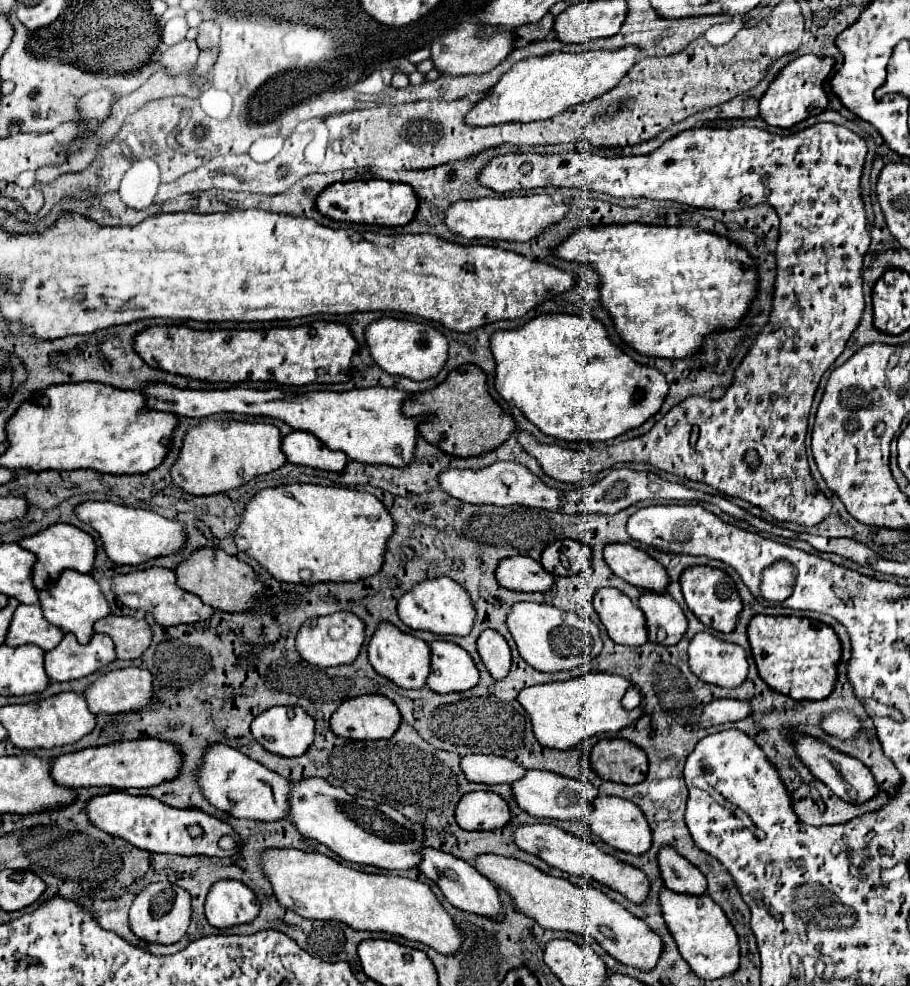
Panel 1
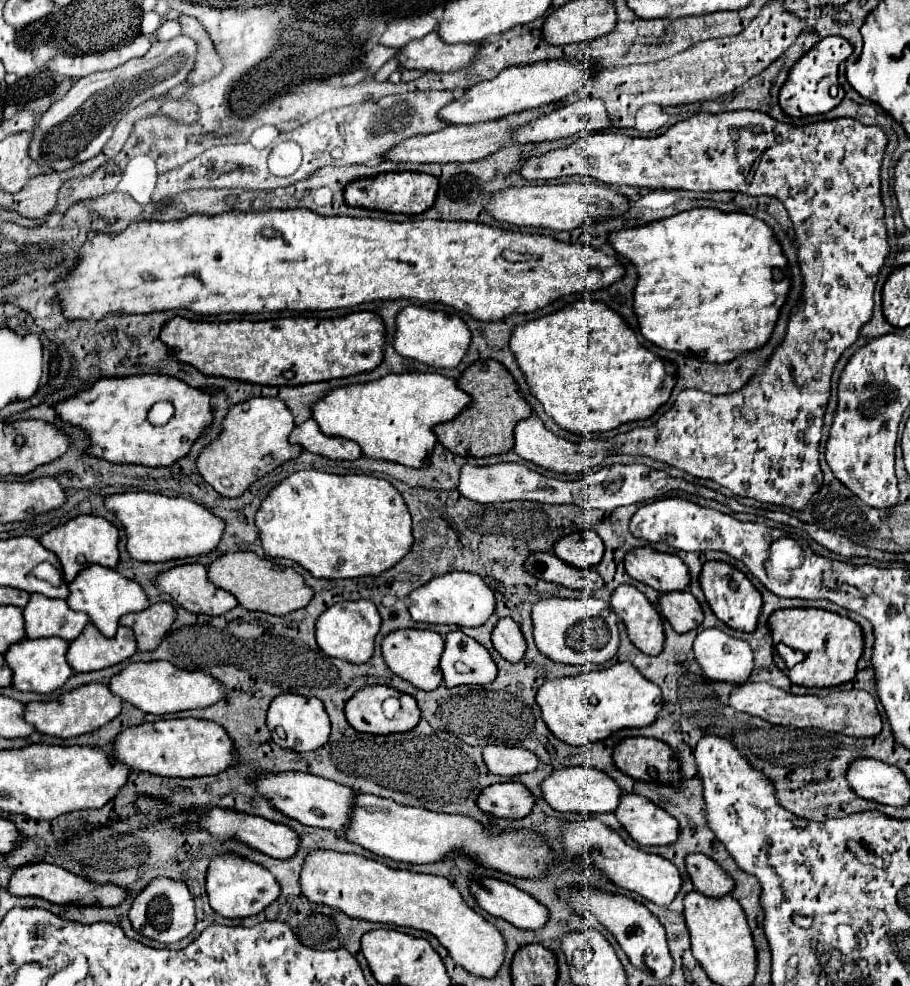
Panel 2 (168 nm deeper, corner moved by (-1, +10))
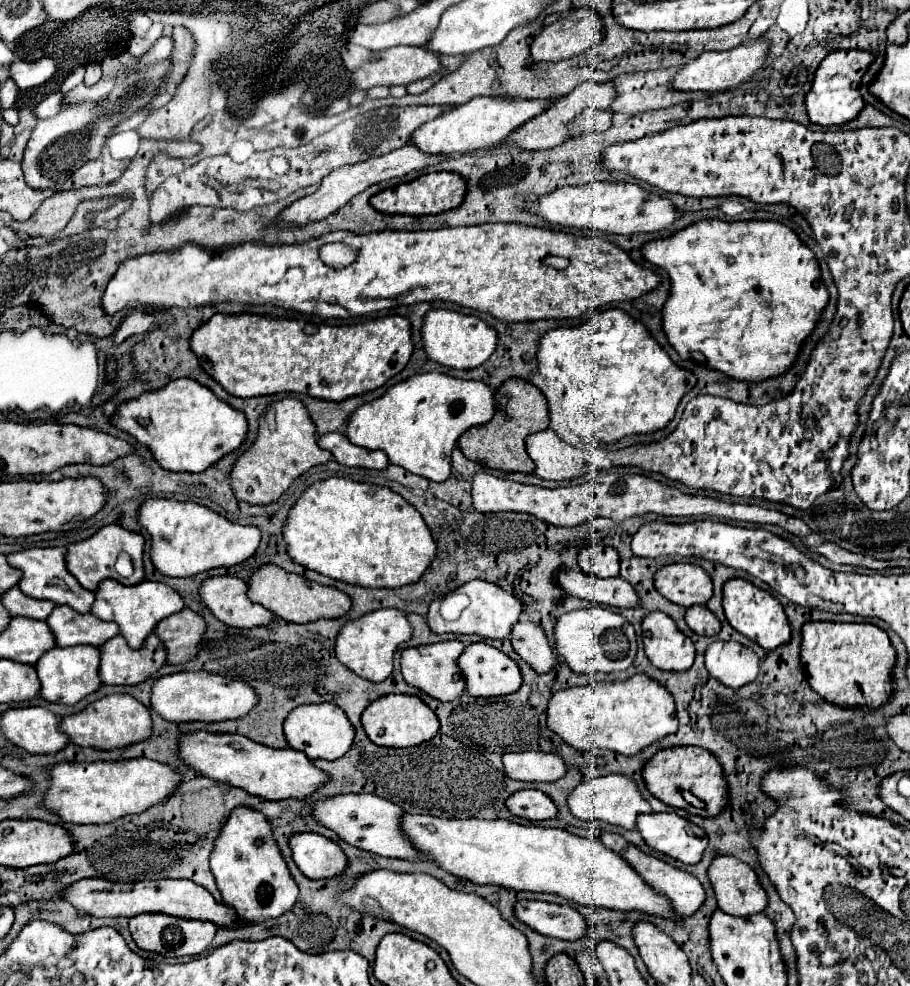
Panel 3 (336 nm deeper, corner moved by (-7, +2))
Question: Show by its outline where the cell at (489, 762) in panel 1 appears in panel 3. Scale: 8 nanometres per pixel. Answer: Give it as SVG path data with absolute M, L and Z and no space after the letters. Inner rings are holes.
M504 753L504 771L516 781L556 781L564 775L564 761L552 753Z

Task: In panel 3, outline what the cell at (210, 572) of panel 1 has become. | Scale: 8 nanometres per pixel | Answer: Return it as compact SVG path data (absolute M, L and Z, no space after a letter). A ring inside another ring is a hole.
M266 563L252 573L246 595L254 603L260 603L264 609L272 611L276 617L290 621L290 623L310 623L316 619L334 619L334 617L344 615L350 609L350 597L344 595L342 591L334 587L318 585L316 581L308 581L300 575L288 573L272 563Z

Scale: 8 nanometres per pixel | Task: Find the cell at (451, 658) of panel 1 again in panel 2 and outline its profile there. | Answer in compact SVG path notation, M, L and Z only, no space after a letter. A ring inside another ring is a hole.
M454 631L446 635L446 649L440 659L440 669L444 673L444 685L484 685L494 681L498 667L484 645L476 639Z

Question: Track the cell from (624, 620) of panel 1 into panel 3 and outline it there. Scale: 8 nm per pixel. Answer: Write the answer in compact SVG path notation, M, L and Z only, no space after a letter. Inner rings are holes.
M648 613L642 619L642 631L644 651L652 665L664 671L684 671L692 667L694 645L666 613Z

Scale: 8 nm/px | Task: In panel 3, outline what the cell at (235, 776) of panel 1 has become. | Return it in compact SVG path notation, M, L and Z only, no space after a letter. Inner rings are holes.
M344 793L336 797L324 797L312 803L312 817L316 823L322 827L334 831L342 841L348 845L354 845L358 849L370 851L374 855L382 857L400 857L400 859L418 859L420 855L412 851L412 845L404 841L398 823L400 823L400 813L404 813L398 805L392 805L388 799L376 797L376 795L354 795L354 793Z

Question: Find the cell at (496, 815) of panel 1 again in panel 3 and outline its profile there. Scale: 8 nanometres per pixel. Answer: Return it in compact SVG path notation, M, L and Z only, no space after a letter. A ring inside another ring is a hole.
M516 791L506 799L506 807L512 815L528 821L544 821L556 817L556 805L542 791Z

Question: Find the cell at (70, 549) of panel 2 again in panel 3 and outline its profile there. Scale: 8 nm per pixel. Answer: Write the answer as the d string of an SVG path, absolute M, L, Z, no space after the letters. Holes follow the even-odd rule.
M106 525L106 527L102 527L98 533L94 533L92 537L68 545L68 549L66 549L66 567L68 567L68 571L76 577L76 581L78 581L84 589L88 589L88 591L94 591L102 579L116 579L116 581L124 581L124 585L136 585L136 583L140 583L140 581L144 579L142 551L144 551L144 537L142 537L142 535L132 533L132 531L126 531L126 529L122 529L120 525ZM120 553L128 553L128 555L132 557L134 573L132 573L128 579L120 577L120 575L116 573L116 569L114 569L116 557L118 557Z

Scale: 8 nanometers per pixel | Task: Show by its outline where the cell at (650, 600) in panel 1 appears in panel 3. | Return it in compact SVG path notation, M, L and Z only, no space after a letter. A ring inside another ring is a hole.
M690 607L686 609L686 625L696 633L696 635L716 635L720 631L720 621L714 617L714 613L704 607Z

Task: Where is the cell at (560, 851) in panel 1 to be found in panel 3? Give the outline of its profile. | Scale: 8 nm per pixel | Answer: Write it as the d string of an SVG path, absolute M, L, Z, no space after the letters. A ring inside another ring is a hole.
M602 833L602 835L600 835L600 841L602 841L608 849L612 849L614 853L618 853L624 861L628 861L630 867L646 881L646 885L650 885L650 889L654 889L656 893L664 895L664 897L670 901L672 909L674 909L676 913L680 913L680 917L692 915L692 913L704 903L704 899L706 899L704 889L702 889L700 881L698 881L694 875L690 875L690 873L686 873L686 871L680 871L680 869L668 865L668 863L662 861L662 859L656 859L656 857L652 857L652 855L642 853L638 847L634 847L632 843L628 843L628 841L626 841L624 837L620 837L618 833Z

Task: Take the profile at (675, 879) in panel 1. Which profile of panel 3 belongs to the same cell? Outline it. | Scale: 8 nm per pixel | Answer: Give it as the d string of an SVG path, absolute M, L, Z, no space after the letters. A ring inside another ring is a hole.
M718 855L708 867L708 879L716 893L718 907L728 915L752 915L766 907L766 893L754 869L736 857Z

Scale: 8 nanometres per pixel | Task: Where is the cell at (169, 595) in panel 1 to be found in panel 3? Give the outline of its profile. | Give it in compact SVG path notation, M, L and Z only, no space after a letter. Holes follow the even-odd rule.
M218 575L202 581L198 595L212 615L228 627L260 627L268 625L272 613L246 597L246 583L238 577Z

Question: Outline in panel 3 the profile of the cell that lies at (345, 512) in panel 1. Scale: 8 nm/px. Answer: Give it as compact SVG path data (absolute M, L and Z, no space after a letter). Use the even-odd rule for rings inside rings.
M330 477L316 481L302 491L294 507L290 509L284 527L282 539L288 547L288 557L312 571L318 571L336 581L360 585L360 587L402 587L406 583L418 581L420 575L430 565L436 545L422 519L422 515L398 493L388 487L372 483L356 483L352 479Z

